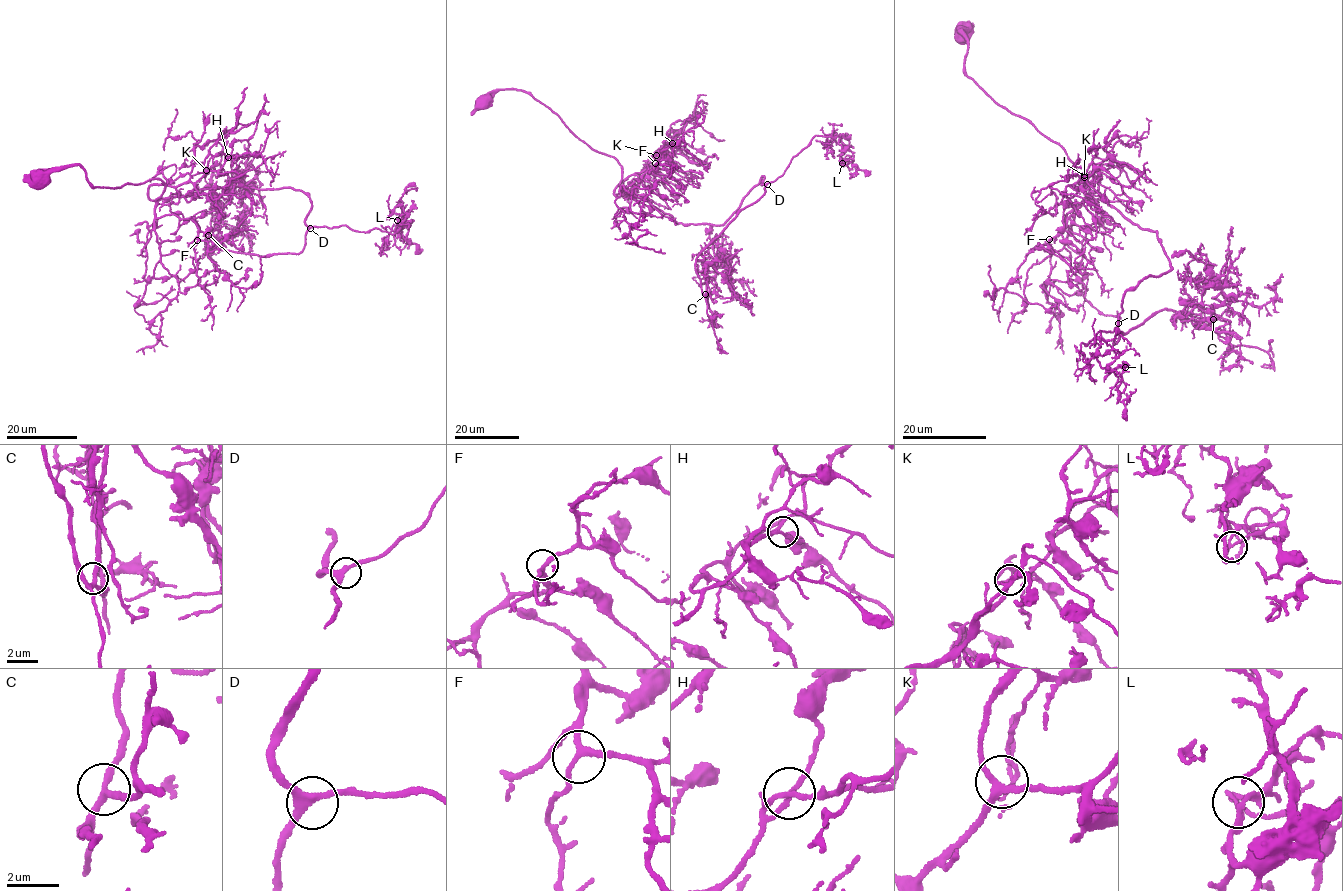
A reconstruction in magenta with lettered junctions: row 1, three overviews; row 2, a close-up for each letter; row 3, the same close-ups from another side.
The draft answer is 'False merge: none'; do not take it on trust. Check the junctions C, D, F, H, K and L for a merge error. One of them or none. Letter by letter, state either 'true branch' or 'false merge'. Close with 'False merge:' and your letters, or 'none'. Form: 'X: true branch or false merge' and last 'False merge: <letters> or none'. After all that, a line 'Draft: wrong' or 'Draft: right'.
C: true branch
D: true branch
F: true branch
H: true branch
K: true branch
L: true branch
False merge: none
Draft: right

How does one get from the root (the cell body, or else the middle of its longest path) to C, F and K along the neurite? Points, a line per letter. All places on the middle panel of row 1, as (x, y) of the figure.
C: (487, 103), (531, 94), (677, 223), (723, 224), (763, 176), (697, 257), (705, 294)
F: (487, 103), (497, 90), (531, 94), (580, 139), (615, 159), (622, 171), (621, 191), (655, 163)
K: (487, 103), (497, 90), (531, 94), (613, 157), (631, 196), (634, 174), (656, 155)

